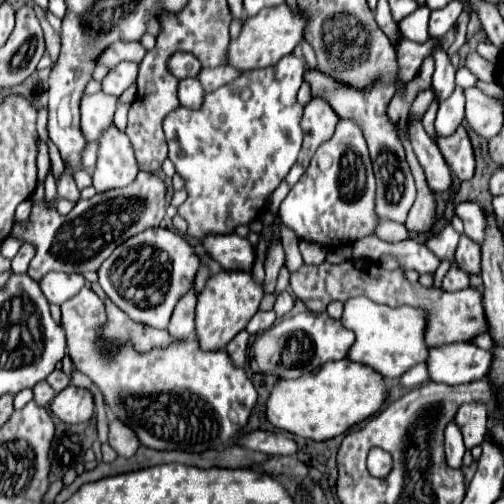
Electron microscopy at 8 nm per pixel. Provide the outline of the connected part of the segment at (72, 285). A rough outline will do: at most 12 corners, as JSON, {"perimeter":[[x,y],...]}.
{"perimeter":[[50,272],[40,280],[46,300],[60,306],[84,286],[84,276]]}

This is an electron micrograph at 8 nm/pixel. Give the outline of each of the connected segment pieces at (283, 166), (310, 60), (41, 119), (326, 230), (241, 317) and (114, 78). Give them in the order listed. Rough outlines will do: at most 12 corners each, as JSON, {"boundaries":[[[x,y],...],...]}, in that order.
{"boundaries":[[[304,60],[164,118],[204,240],[262,216],[302,146]],[[305,38],[299,45],[308,70],[314,70],[317,61],[313,48]],[[48,108],[38,111],[36,129],[39,137],[47,142]],[[342,118],[278,206],[322,246],[374,234],[364,132]],[[246,272],[214,274],[196,302],[202,350],[224,350],[264,298]],[[120,62],[102,80],[106,94],[120,96],[136,80],[138,64]]]}

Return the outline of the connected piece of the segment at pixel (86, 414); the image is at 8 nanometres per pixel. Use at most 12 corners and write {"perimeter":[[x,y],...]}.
{"perimeter":[[66,386],[52,412],[68,424],[88,422],[94,414],[90,390]]}

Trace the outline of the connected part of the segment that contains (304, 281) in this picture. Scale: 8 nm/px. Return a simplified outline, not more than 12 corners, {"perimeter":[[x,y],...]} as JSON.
{"perimeter":[[348,260],[302,266],[292,292],[308,310],[366,296],[428,310],[430,348],[488,332],[476,288],[410,284],[402,270]]}

